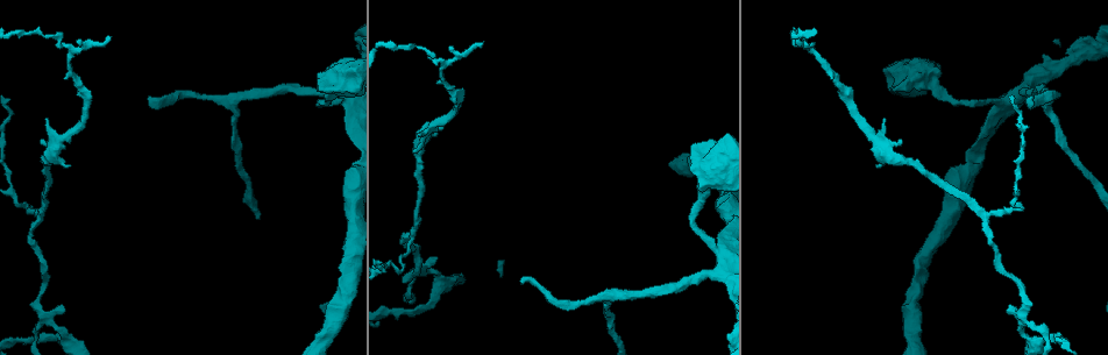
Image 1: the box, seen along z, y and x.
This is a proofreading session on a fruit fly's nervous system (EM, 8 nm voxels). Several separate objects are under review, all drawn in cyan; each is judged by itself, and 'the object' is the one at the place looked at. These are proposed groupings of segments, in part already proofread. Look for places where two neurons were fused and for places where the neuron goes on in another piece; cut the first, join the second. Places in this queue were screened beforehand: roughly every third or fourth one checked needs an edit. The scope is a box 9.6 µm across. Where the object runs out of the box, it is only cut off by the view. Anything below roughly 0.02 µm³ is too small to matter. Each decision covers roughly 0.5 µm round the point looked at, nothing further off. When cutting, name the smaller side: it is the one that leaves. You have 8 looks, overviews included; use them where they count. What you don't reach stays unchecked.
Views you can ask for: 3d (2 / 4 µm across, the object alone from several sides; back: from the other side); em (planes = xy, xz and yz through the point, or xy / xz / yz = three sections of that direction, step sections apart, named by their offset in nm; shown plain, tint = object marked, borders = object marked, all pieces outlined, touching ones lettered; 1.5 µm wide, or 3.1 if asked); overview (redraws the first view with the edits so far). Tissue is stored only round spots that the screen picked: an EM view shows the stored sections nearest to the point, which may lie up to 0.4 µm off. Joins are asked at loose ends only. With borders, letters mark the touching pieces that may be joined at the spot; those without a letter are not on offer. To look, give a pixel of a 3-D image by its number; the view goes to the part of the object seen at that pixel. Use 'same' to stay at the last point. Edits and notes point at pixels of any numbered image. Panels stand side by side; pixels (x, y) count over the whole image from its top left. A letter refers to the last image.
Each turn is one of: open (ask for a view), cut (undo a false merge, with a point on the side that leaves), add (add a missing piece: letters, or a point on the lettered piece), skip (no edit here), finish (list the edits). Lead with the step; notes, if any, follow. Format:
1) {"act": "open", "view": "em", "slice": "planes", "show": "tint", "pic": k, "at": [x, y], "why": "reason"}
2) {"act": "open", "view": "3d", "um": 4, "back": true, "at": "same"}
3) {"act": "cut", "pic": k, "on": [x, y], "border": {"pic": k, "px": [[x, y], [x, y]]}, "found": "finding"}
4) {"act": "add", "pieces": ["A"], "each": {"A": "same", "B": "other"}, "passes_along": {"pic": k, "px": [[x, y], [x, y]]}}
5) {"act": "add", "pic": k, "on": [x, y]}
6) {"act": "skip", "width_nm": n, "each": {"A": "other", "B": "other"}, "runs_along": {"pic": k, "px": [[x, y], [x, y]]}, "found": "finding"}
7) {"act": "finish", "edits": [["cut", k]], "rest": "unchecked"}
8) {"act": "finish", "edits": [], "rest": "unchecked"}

{"act": "open", "view": "3d", "um": 4, "pic": 1, "at": [68, 343], "why": "side arm on a straight run"}

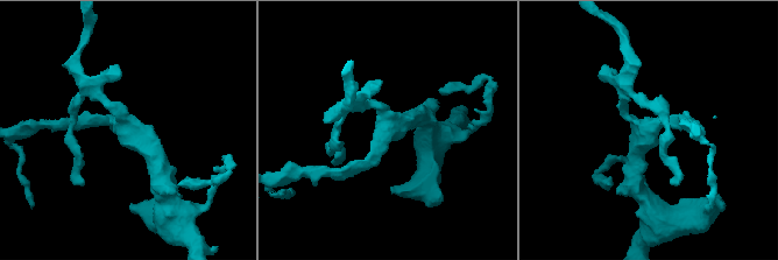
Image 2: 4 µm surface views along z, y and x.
{"act": "open", "view": "em", "slice": "yz", "step": 4, "show": "borders", "pic": 2, "at": [648, 128], "arms": 3}

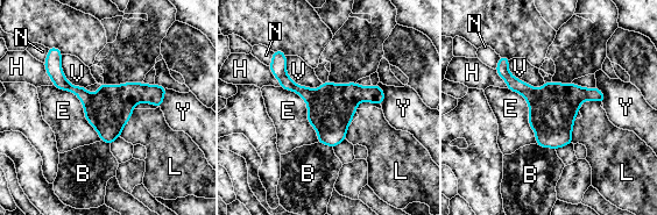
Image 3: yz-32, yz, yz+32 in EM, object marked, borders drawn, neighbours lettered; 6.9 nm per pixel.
{"act": "open", "view": "em", "slice": "xy", "step": 8, "show": "borders", "at": "same"}

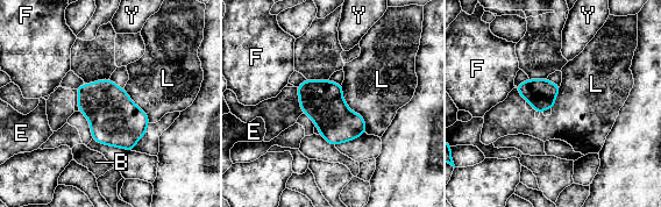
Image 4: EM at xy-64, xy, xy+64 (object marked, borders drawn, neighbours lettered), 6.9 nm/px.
{"act": "skip", "each": {"B": "other", "E": "other", "F": "other", "L": "other", "Y": "other"}, "border": {"pic": 4, "px": [[341, 84], [367, 133]]}, "found": "one neuron here"}

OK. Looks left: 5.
{"act": "open", "view": "3d", "um": 4, "pic": 1, "at": [520, 282], "why": "an open end"}

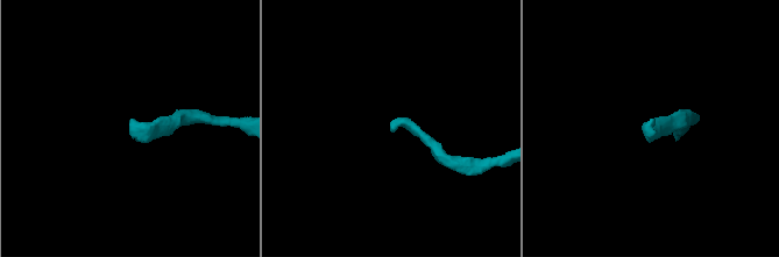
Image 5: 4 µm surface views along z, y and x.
{"act": "open", "view": "em", "slice": "planes", "show": "tint", "pic": 5, "at": [653, 135], "why": "need the tissue"}

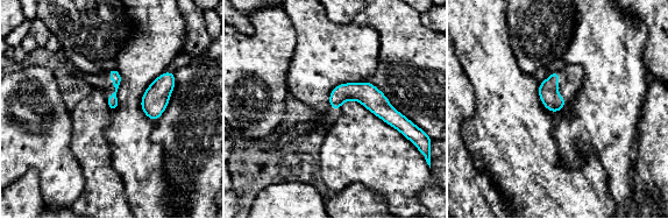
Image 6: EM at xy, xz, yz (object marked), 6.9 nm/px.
{"act": "open", "view": "em", "slice": "planes", "show": "borders", "at": "same", "why": "what lies round it"}

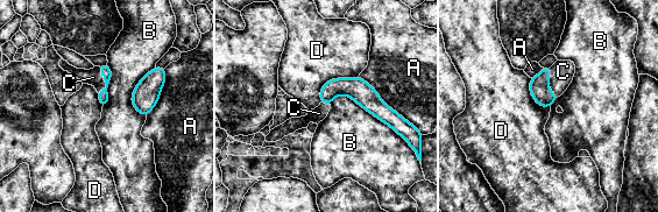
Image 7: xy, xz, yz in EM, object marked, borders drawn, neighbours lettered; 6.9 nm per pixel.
{"act": "add", "pieces": ["C"], "each": {"A": "other", "B": "other", "C": "same", "D": "other"}, "passes_along": {"pic": 7, "px": [[543, 96], [547, 82], [563, 71]]}, "found": "it goes on there"}

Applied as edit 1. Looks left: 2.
{"act": "finish", "edits": [["add", 7]], "rest": "unchecked"}

